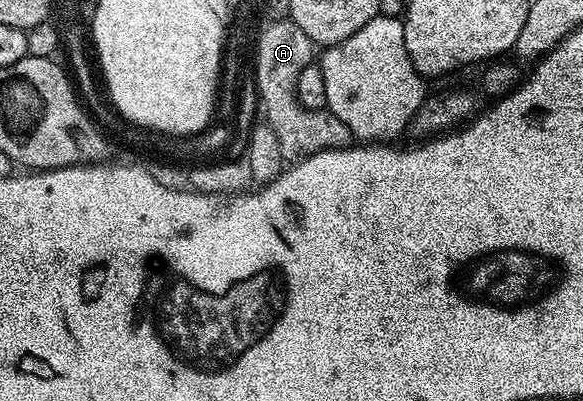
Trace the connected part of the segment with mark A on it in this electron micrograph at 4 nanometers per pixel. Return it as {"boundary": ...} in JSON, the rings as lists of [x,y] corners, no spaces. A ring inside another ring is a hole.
{"boundary":[[[289,19],[272,21],[265,27],[267,29],[258,37],[258,66],[255,67],[254,73],[258,76],[258,97],[262,100],[263,107],[266,108],[264,121],[276,133],[284,157],[301,159],[325,149],[347,148],[352,138],[348,127],[344,127],[344,123],[340,123],[336,115],[332,115],[326,109],[306,109],[296,99],[296,79],[300,79],[300,71],[304,71],[304,67],[311,65],[316,57],[314,41],[308,39],[308,35],[304,35],[304,31],[300,31],[300,27],[296,27],[296,23]]]}

